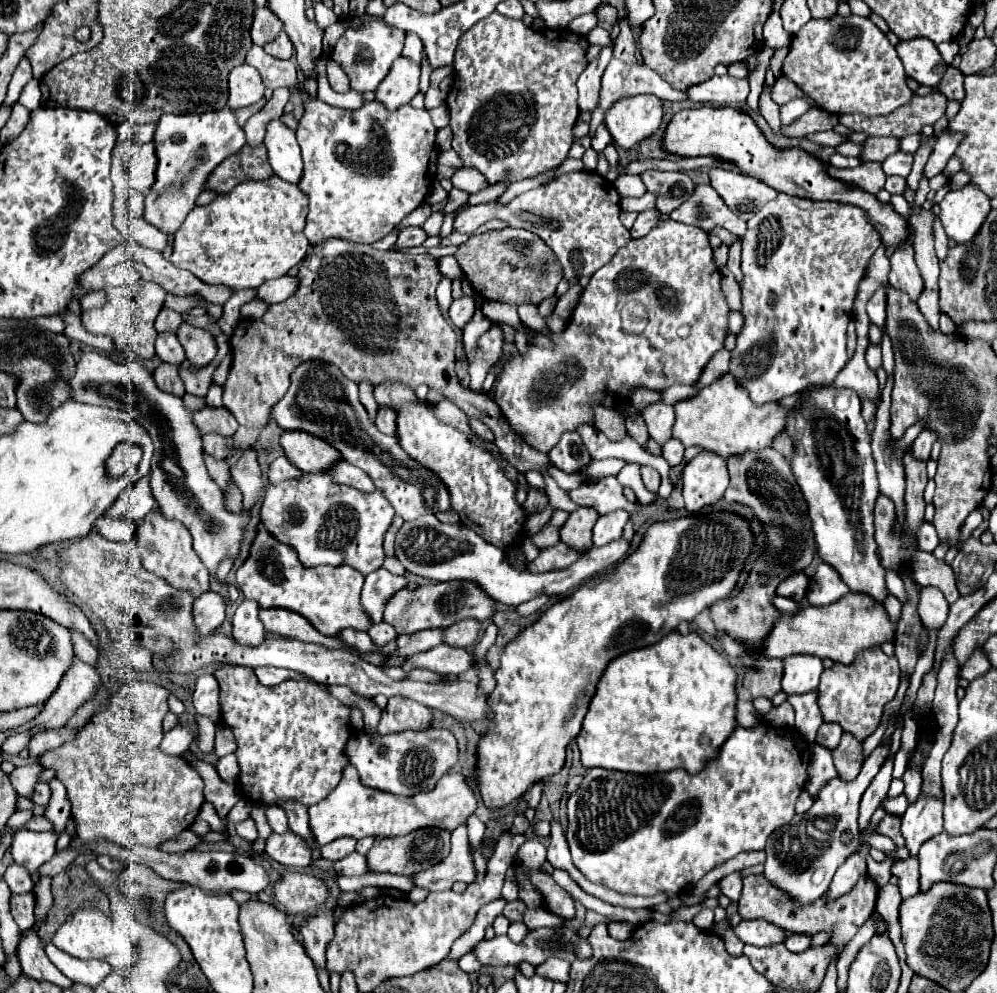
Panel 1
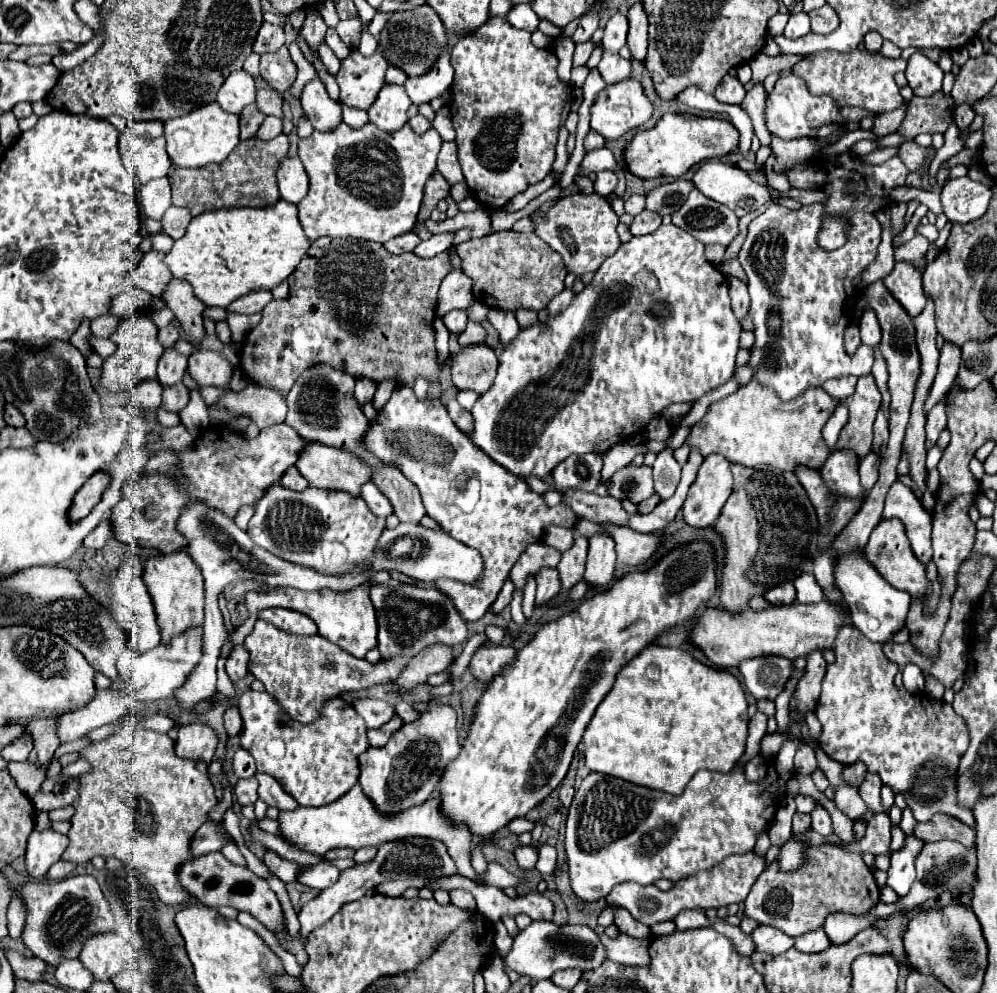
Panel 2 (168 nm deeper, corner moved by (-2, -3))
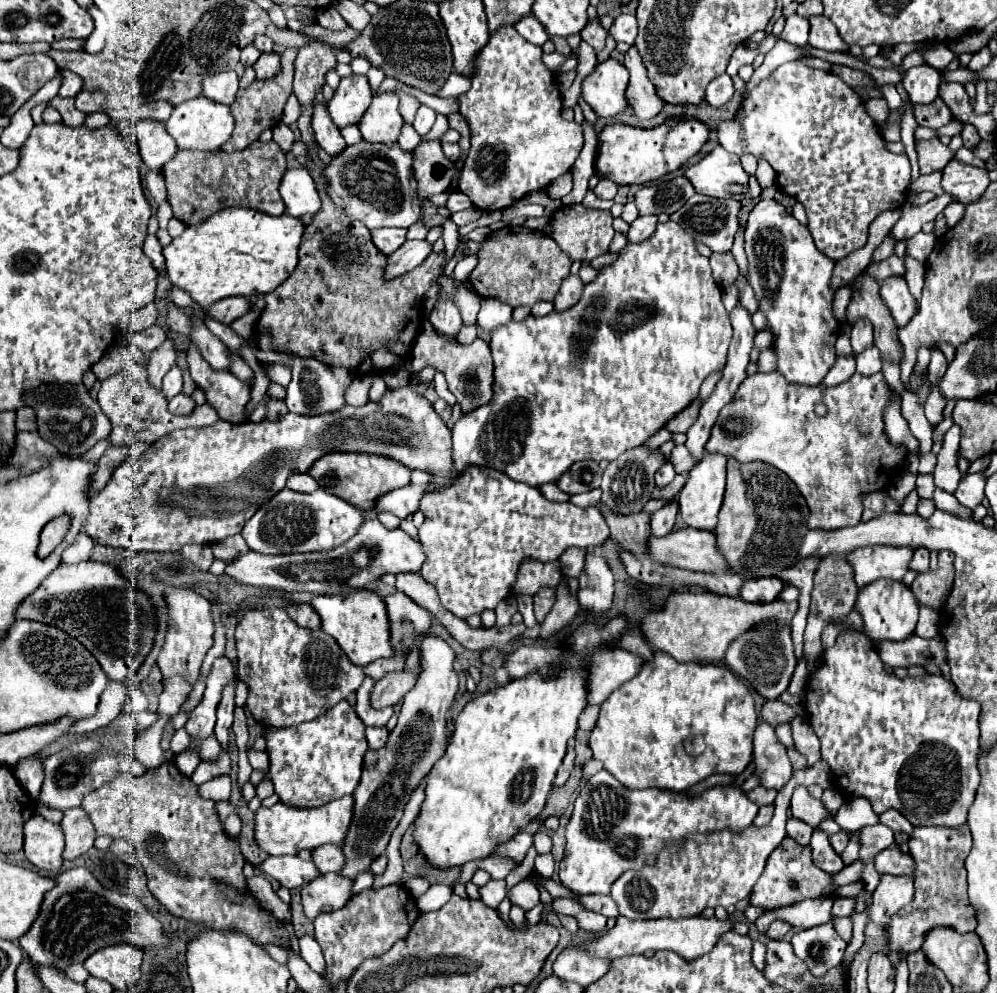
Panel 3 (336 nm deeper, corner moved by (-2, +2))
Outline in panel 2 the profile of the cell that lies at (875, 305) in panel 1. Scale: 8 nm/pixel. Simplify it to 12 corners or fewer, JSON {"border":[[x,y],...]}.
{"border":[[867,310],[861,317],[861,342],[877,346],[881,326],[876,314]]}

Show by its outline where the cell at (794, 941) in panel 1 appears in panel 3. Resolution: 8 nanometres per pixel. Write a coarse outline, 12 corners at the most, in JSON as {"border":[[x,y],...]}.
{"border":[[833,923],[795,933],[813,977],[841,965],[847,943]]}

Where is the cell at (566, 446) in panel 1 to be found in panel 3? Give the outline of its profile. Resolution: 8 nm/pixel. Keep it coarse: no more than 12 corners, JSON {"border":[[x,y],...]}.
{"border":[[579,461],[557,481],[569,495],[597,489],[603,469]]}

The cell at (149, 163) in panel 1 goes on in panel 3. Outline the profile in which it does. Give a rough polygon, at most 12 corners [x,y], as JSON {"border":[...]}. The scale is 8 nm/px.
{"border":[[141,119],[135,131],[149,171],[177,153],[165,123]]}

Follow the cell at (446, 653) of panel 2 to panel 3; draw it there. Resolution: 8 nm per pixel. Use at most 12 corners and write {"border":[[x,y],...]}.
{"border":[[387,673],[371,689],[373,709],[401,703],[417,675]]}

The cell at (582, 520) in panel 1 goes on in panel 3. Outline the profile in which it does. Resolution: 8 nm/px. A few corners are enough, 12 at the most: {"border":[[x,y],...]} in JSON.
{"border":[[565,581],[541,623],[539,637],[549,639],[573,621],[579,607]]}

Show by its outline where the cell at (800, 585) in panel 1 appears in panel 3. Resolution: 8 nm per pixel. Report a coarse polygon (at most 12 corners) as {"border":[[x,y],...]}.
{"border":[[777,577],[749,579],[739,597],[749,603],[771,603],[783,581]]}

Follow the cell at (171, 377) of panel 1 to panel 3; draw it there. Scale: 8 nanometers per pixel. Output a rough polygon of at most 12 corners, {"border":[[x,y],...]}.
{"border":[[183,393],[169,401],[173,415],[191,415],[195,401]]}

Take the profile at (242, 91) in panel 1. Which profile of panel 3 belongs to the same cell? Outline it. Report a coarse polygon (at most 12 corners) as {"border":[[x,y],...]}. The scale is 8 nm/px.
{"border":[[235,71],[205,77],[201,95],[231,105],[239,89]]}

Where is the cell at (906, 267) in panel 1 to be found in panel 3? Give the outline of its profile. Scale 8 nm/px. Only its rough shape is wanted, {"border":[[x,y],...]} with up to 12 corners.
{"border":[[905,279],[881,283],[881,299],[897,327],[915,315]]}

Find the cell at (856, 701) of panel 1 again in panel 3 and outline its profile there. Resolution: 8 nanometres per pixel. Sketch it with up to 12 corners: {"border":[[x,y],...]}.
{"border":[[841,633],[805,693],[833,787],[959,827],[981,705]]}

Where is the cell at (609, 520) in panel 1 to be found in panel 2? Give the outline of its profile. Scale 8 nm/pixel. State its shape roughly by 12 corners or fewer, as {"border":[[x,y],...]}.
{"border":[[589,538],[585,582],[605,586],[615,576],[615,542]]}

